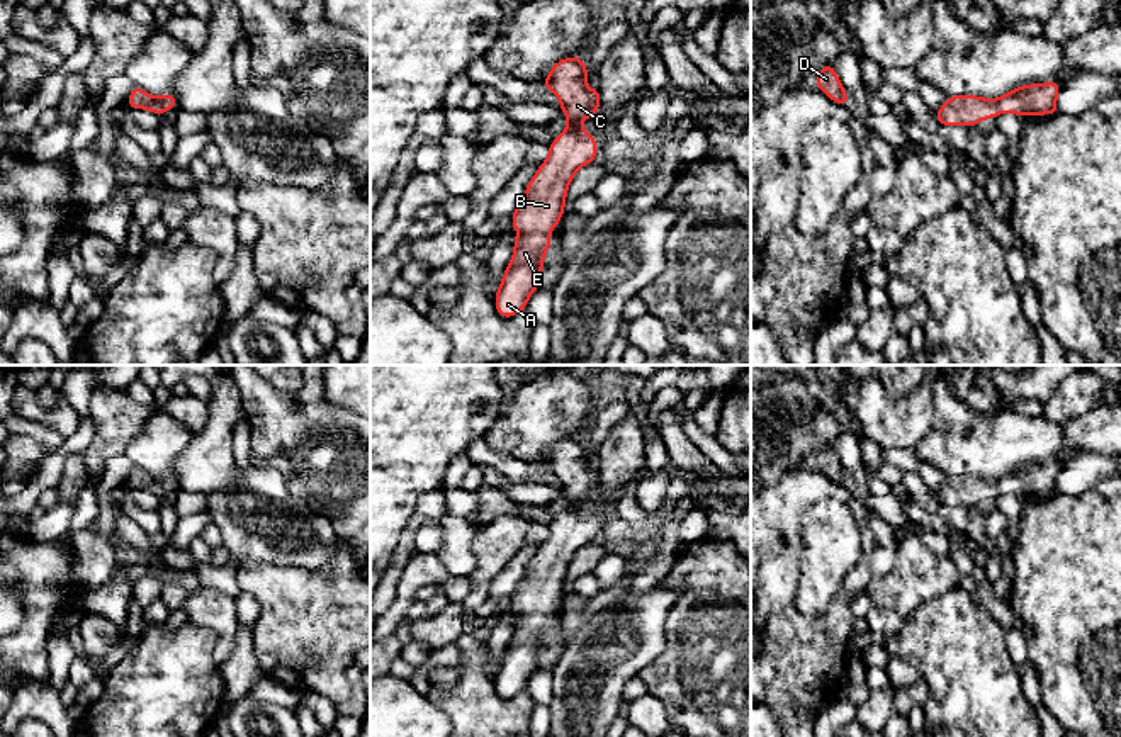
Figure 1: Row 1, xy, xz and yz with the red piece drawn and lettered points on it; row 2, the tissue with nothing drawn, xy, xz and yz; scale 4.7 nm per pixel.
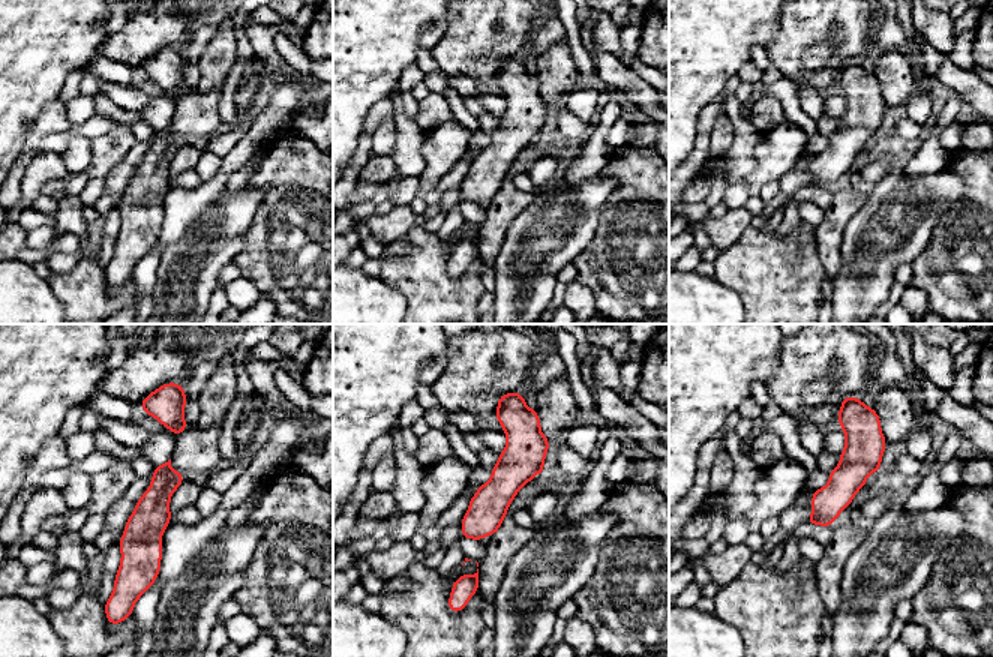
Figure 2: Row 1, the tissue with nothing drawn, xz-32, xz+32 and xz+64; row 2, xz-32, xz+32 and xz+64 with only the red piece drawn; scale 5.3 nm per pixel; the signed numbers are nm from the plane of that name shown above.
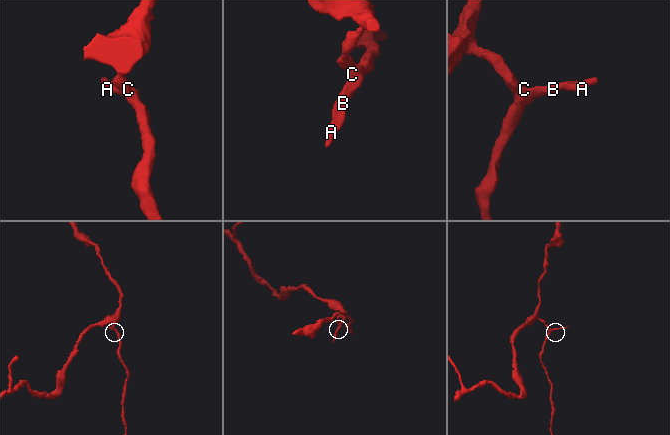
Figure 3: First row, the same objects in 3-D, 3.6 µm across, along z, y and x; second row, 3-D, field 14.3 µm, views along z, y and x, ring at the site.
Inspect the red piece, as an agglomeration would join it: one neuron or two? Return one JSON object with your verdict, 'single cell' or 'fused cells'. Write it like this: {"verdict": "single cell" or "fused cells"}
{"verdict": "single cell"}

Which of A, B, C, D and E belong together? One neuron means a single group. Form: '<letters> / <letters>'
A B C D E

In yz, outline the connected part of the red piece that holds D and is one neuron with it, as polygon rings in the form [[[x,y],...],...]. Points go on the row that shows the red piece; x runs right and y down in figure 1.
[[[825,65],[815,75],[815,82],[817,88],[820,88],[832,102],[849,105],[848,93],[834,71],[834,65]]]

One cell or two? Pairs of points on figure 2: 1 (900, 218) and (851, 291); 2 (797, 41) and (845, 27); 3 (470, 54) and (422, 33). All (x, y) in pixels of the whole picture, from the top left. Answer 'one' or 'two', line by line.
1: one
2: one
3: two

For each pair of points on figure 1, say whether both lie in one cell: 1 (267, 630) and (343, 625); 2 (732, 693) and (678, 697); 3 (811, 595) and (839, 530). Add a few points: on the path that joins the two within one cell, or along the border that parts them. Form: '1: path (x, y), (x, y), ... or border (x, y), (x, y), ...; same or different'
1: path (286, 630), (311, 630), (325, 625); same
2: path (719, 685), (692, 685); same
3: path (821, 579), (829, 545); same

